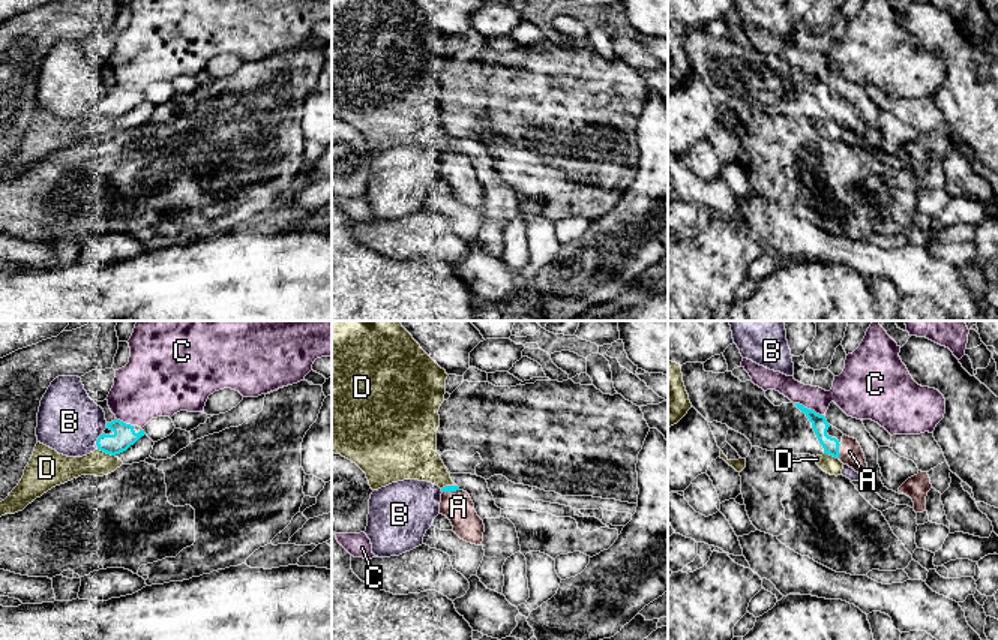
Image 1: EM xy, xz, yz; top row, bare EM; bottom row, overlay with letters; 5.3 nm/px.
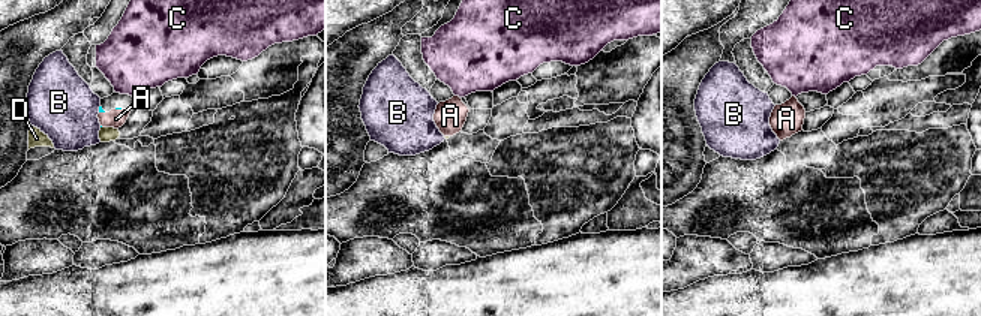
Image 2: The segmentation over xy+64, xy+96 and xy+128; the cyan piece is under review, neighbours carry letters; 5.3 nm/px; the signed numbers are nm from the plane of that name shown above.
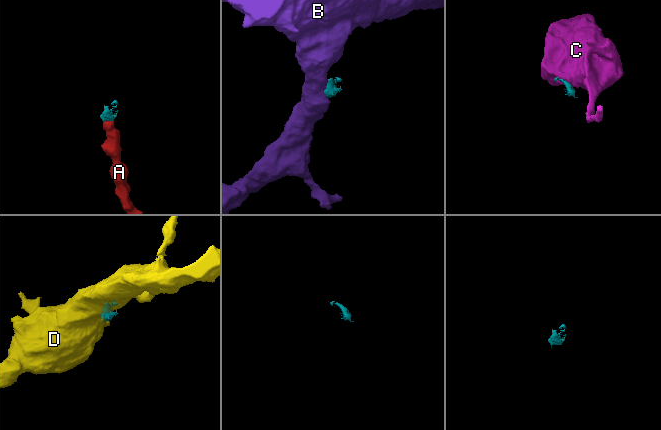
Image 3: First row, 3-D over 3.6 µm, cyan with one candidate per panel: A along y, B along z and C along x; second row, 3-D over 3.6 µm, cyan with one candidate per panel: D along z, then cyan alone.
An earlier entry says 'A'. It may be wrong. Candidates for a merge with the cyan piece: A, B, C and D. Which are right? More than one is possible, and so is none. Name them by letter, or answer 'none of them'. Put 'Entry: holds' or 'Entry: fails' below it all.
A
Entry: holds

